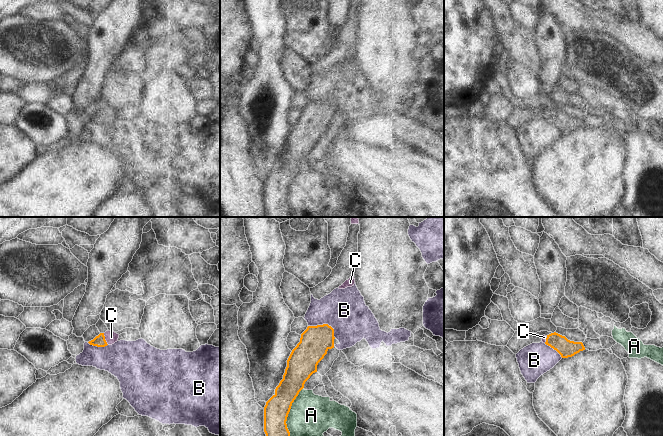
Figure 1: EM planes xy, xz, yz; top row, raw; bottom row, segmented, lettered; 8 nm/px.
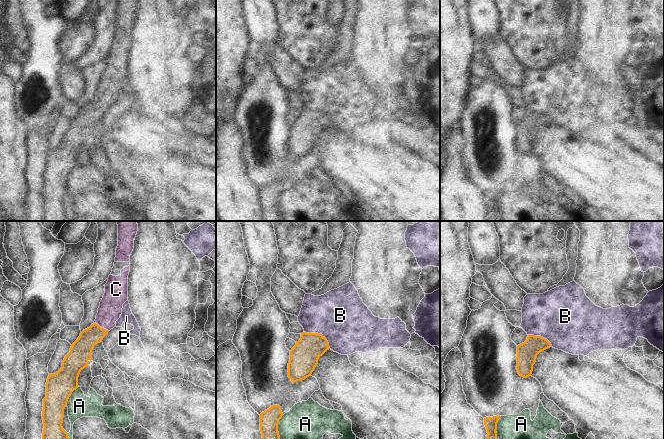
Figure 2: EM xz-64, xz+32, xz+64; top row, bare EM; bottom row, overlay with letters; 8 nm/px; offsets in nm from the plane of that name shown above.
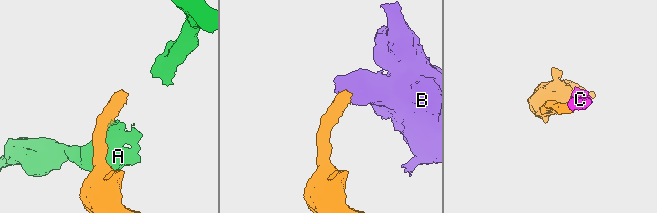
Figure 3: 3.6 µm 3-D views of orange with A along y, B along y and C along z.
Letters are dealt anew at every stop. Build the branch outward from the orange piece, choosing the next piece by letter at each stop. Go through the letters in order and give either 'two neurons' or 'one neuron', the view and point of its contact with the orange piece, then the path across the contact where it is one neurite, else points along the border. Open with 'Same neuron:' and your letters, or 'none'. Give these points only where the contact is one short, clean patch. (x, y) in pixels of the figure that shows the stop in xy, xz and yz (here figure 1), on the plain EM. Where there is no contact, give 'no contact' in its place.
Same neuron: C
A: two neurons; contact xz (288, 189)
B: two neurons; contact xz (325, 100)
C: one neuron; contact xy (104, 115)

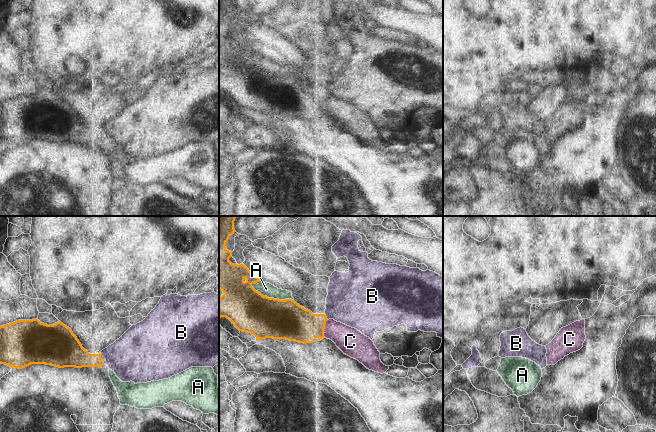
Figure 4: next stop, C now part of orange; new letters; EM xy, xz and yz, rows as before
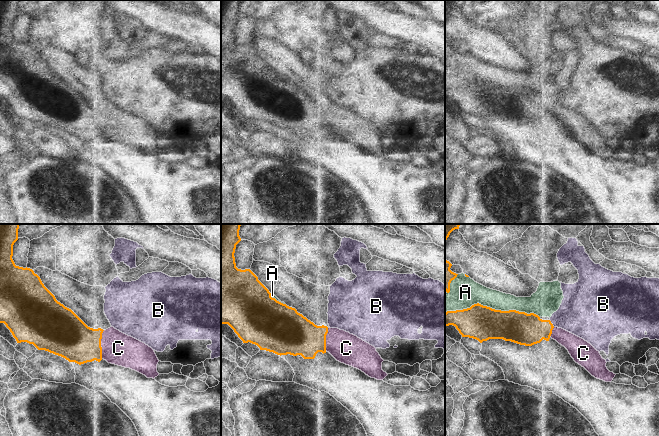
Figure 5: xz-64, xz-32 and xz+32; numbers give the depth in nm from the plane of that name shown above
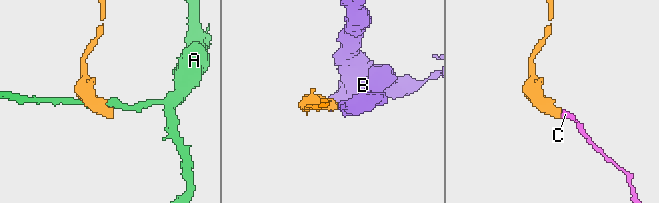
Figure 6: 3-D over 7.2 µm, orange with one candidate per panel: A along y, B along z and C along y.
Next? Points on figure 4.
Same neuron: C
A: two neurons; contact xz (272, 74)
B: two neurons; contact xy (100, 134); border xy (100, 129), (100, 134), (104, 139)
C: one neuron; contact xz (323, 104); way xz (293, 98), (302, 102), (323, 104), (332, 105), (350, 117)

